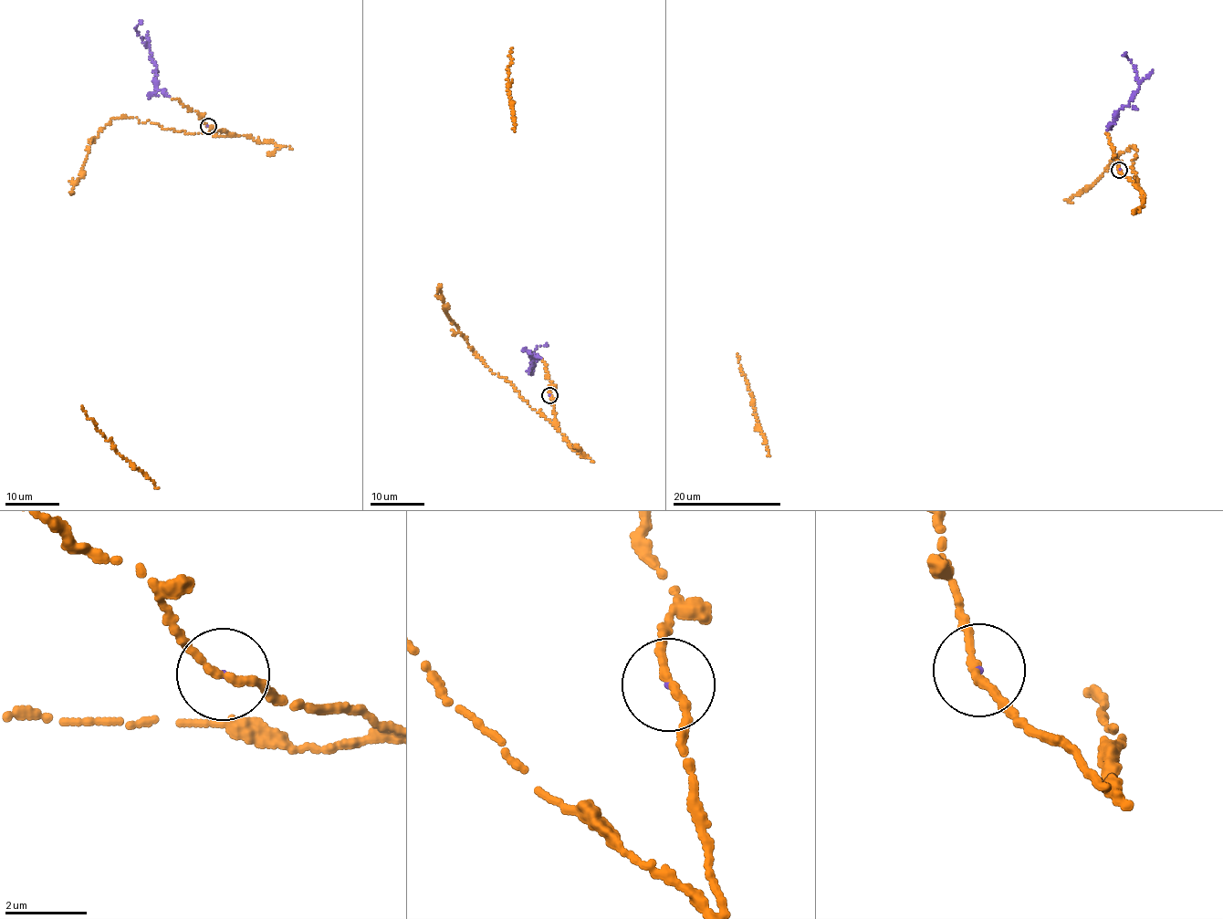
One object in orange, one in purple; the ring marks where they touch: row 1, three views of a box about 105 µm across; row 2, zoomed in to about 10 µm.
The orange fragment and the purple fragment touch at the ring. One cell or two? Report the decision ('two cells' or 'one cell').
one cell

